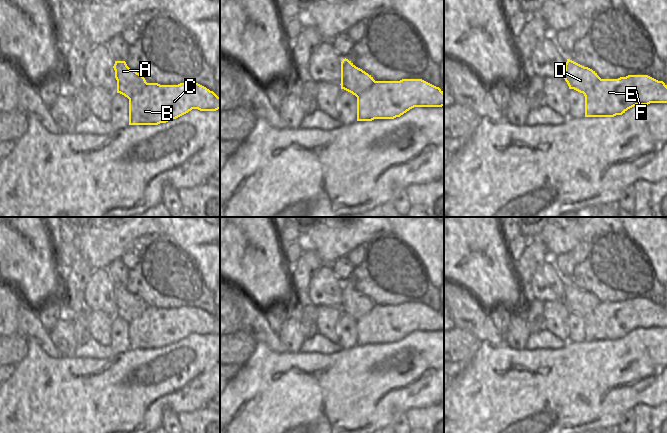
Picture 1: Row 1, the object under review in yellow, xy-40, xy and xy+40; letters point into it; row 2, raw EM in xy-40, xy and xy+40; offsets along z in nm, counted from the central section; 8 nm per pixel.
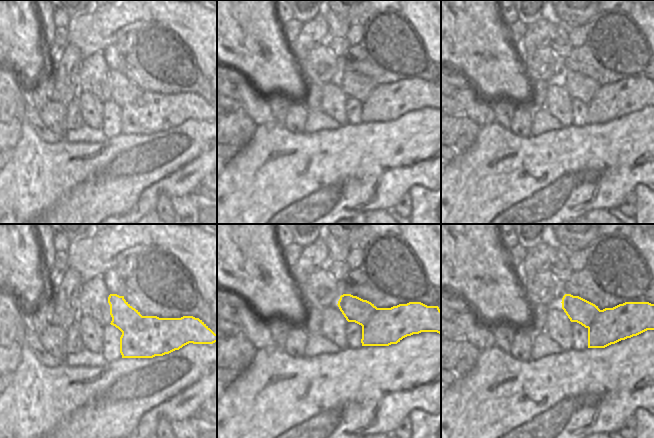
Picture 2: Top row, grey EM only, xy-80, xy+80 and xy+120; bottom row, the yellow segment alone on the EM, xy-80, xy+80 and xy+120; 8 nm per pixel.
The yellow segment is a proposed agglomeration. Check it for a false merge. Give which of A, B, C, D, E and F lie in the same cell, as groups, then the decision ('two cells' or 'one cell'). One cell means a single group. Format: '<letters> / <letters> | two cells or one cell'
A D / B C E F | two cells

